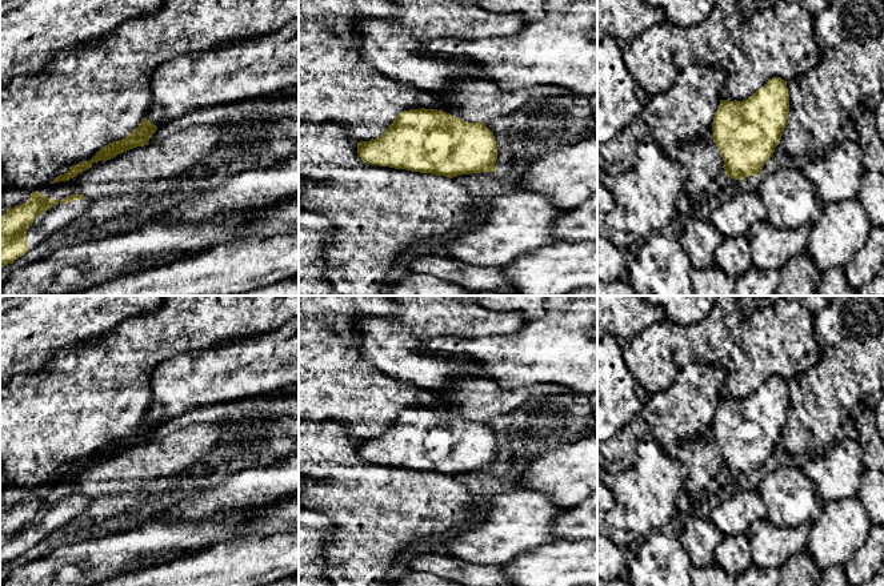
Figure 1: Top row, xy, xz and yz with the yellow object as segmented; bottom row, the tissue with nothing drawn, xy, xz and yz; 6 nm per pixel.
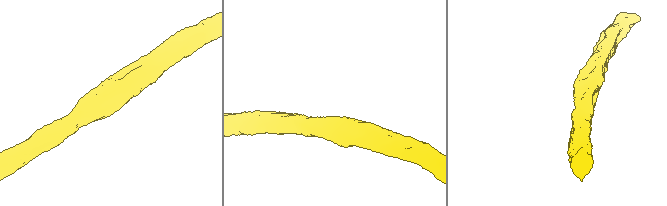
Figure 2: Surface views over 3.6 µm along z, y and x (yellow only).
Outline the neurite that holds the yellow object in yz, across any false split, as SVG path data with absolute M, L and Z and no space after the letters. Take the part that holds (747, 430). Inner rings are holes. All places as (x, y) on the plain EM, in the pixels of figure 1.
M772 376L743 400L720 398L712 429L728 475L761 474L788 420L788 390L787 380Z

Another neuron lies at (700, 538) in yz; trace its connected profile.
M691 515L689 519L683 523L683 529L677 537L691 555L693 567L707 567L715 563L713 555L725 535L711 519Z

